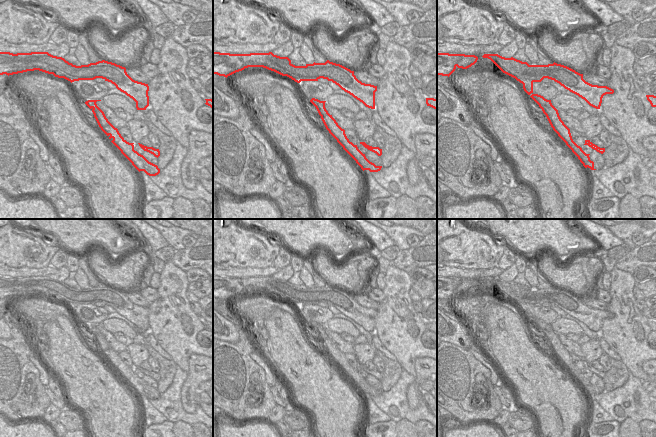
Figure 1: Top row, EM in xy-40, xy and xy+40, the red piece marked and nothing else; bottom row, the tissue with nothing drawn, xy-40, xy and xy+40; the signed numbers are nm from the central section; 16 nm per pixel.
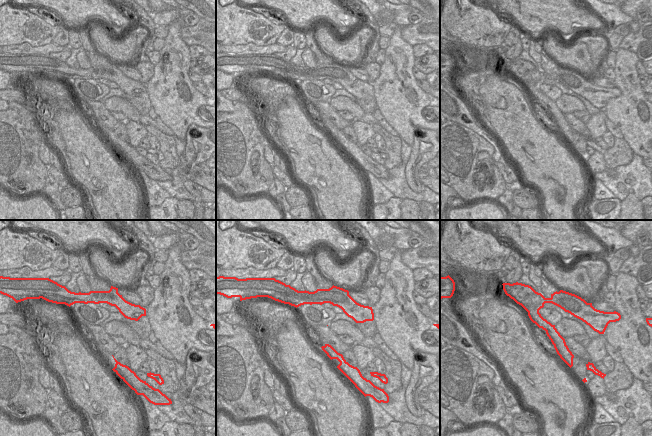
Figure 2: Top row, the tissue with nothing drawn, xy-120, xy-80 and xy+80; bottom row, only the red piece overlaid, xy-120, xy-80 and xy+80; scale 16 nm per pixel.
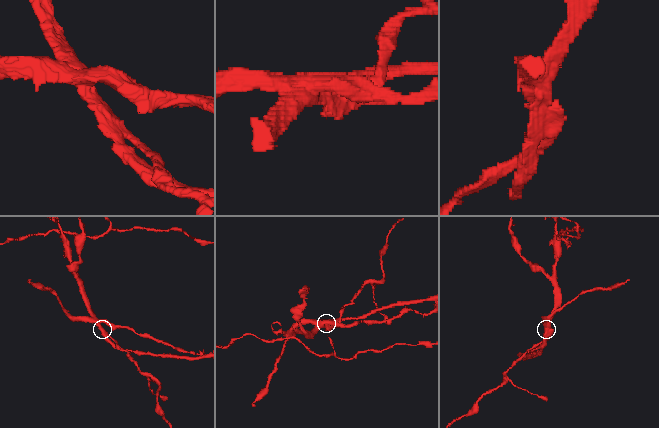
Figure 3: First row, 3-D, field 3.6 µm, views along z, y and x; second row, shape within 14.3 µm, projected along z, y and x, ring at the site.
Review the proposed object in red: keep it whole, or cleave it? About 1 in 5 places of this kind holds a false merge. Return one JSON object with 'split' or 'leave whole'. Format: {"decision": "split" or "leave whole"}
{"decision": "split"}

